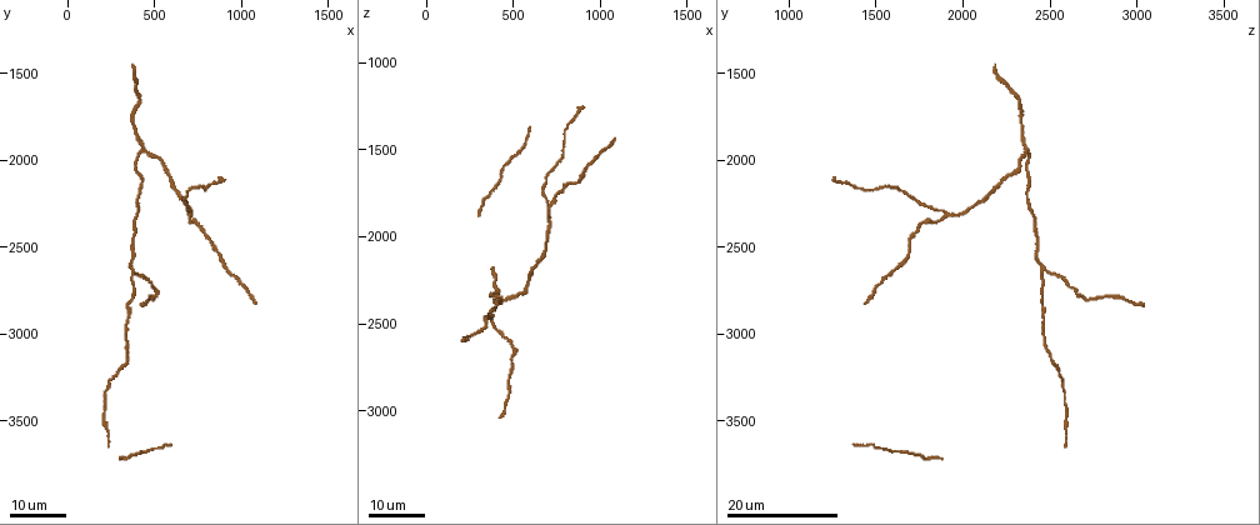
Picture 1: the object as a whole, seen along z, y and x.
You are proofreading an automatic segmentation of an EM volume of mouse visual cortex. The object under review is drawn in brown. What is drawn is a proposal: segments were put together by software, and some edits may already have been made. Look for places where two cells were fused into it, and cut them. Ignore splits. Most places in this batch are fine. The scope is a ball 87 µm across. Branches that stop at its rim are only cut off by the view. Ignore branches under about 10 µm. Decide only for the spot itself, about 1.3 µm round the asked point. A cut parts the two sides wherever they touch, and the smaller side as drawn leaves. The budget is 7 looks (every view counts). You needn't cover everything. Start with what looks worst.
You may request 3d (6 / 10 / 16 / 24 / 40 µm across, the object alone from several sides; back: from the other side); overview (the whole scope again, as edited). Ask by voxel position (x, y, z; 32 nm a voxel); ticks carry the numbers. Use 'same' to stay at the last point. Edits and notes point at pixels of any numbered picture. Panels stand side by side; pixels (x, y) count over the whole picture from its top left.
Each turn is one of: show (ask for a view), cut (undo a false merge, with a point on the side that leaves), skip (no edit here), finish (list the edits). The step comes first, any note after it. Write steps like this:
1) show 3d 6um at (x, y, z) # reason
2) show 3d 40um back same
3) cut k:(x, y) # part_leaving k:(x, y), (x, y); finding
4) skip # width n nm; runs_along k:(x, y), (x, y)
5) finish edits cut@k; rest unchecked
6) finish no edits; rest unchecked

show 3d 16um at (720, 2320, 1900) # a fork

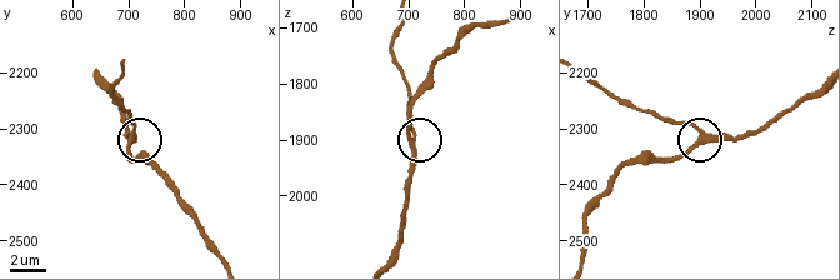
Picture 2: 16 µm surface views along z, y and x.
show 3d 6um at (705, 2320, 1905)

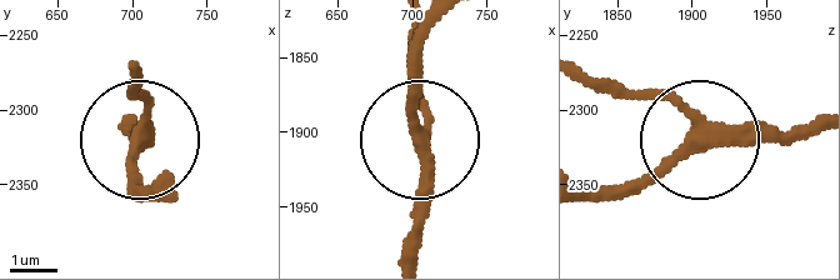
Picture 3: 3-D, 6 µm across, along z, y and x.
skip # runs_along 3:(416, 249), (424, 105), (413, 21); one cell here

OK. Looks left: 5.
show 3d 24um at (440, 1940, 2380) # three-way junction

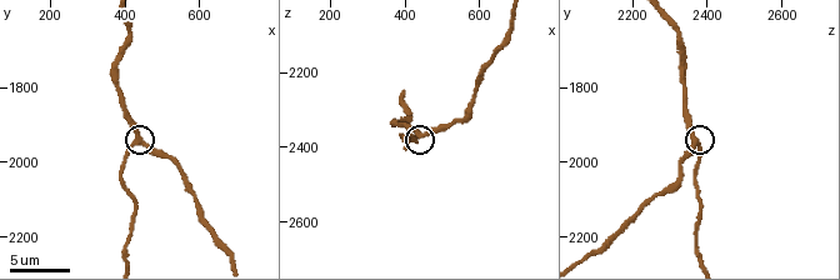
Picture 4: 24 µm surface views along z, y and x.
show 3d 10um at (440, 1940, 2360)

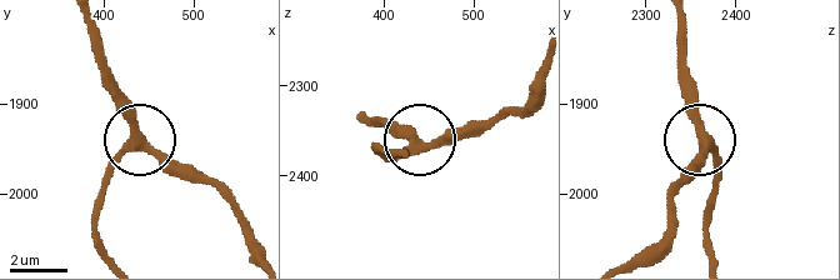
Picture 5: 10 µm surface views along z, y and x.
skip # runs_along 5:(713, 253), (709, 209), (715, 159), (683, 90); one cell here

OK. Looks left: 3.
show 3d 24um at (360, 2620, 2460) # two arms in line, one across

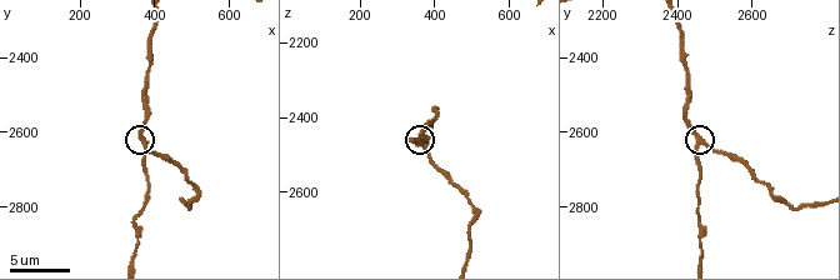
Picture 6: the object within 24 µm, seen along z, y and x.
show 3d 6um at (380, 2630, 2480) # zoom in

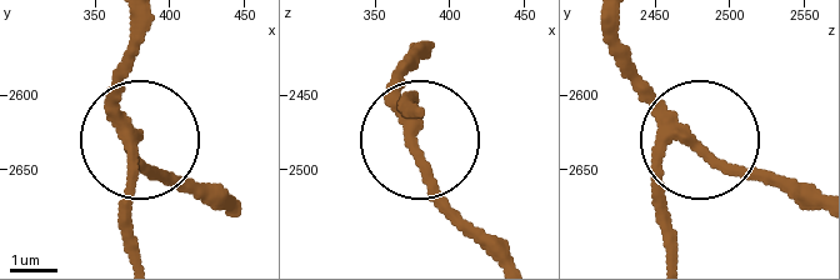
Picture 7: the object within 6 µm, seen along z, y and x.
show 3d 6um back at (374, 2628, 2468)

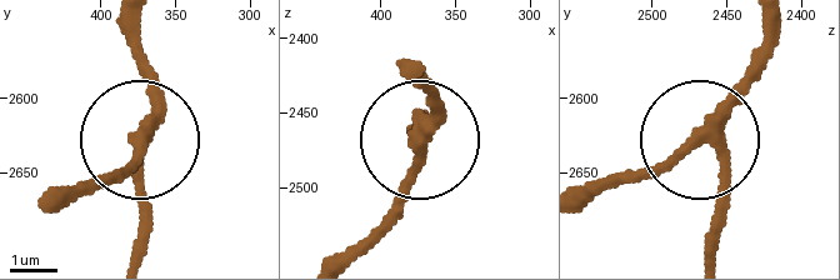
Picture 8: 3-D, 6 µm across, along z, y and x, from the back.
skip # width 250 nm; runs_along 8:(714, 216), (703, 140), (619, 176), (588, 204); one cell here

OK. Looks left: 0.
finish no edits; rest unchecked

